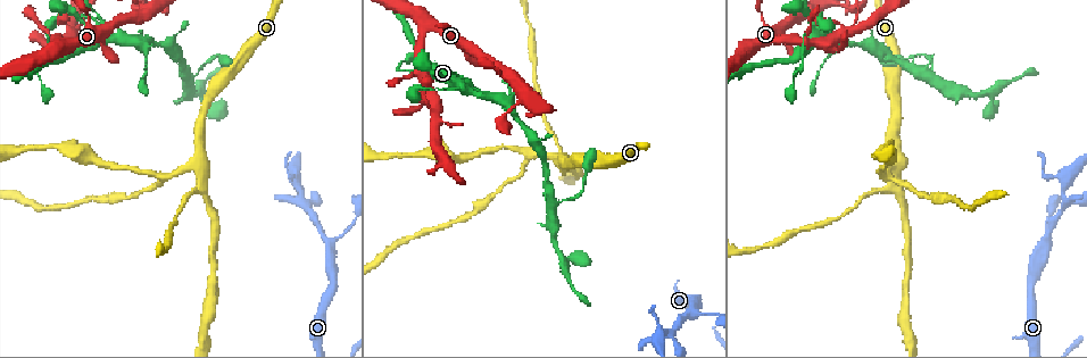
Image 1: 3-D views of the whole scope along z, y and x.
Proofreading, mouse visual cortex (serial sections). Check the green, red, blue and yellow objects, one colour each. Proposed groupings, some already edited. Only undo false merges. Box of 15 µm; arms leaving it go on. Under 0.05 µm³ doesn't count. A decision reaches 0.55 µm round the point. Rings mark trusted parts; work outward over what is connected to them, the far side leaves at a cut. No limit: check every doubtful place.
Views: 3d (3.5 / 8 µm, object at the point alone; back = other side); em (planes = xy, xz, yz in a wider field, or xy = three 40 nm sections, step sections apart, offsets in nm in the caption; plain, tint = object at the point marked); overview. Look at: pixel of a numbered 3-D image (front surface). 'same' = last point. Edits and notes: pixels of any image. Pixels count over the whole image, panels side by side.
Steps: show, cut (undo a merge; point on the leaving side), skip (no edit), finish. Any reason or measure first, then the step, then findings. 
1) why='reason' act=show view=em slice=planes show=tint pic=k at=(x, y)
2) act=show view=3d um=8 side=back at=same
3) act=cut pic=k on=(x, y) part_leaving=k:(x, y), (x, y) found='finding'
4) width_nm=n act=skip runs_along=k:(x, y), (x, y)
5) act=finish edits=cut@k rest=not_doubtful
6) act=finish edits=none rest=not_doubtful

why='three arms meet' act=show view=3d um=3.5 pic=1 at=(531, 154)

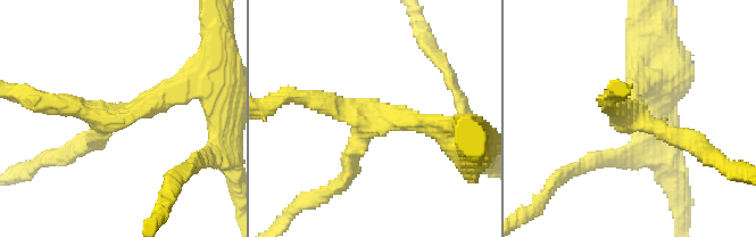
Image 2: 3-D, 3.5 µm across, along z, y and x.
arms=3 arm_widths_nm=200,250,300 act=show view=em slice=xy step=1 show=tint pic=2 at=(376, 119)

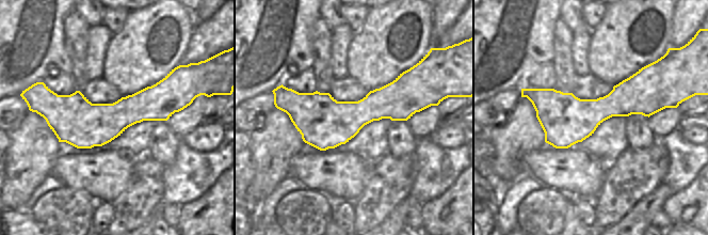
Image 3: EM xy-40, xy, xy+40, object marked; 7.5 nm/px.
act=skip runs_along=2:(442, 129), (307, 97) found='all the same cell'

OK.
why='thick turns thin' act=show view=em slice=planes show=tint pic=1 at=(886, 186)

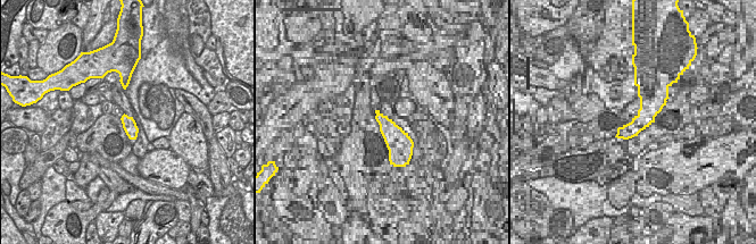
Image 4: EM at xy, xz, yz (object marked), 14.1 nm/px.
act=show view=3d um=3.5 at=same

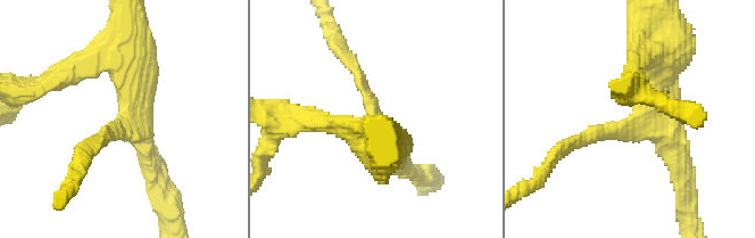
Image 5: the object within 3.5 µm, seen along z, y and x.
act=skip runs_along=5:(647, 52), (645, 112), (574, 144) found='continuous, no second cell'

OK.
why='looks like a crossing' act=show view=3d um=3.5 pic=1 at=(669, 332)

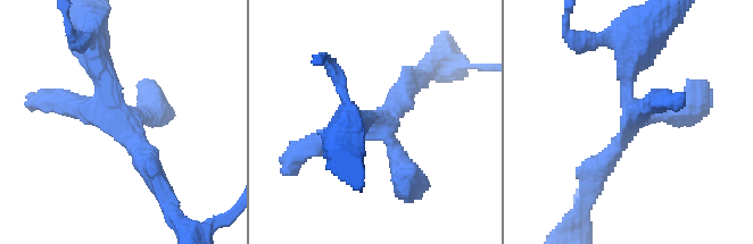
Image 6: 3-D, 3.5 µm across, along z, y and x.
arms=4 arm_widths_nm=250,250,300,300 act=show view=em slice=xy step=3 show=tint pic=6 at=(120, 120)

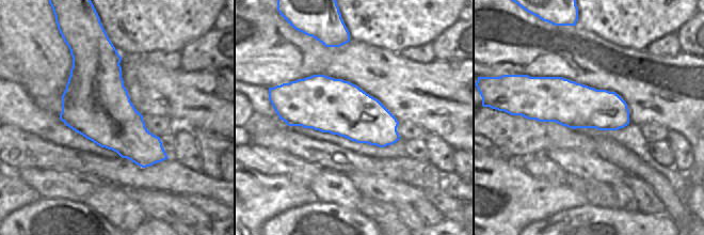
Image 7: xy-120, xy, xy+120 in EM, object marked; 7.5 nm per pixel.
act=skip found='one cell here'

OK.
act=finish edits=none rest=not_doubtful

